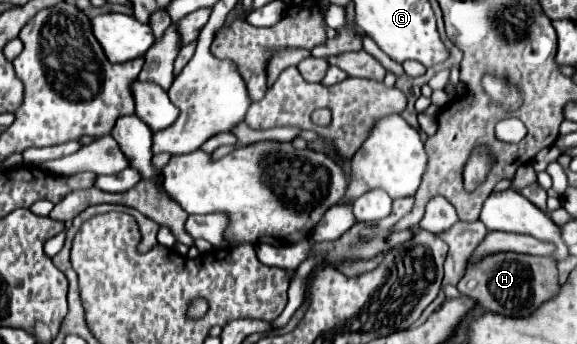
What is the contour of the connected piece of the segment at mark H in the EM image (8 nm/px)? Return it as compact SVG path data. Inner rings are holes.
M496 252L482 256L482 260L478 262L470 262L456 288L460 290L460 294L474 298L488 312L512 318L524 318L532 314L534 308L538 308L538 304L558 294L560 284L556 262L552 258L516 254L516 252Z

